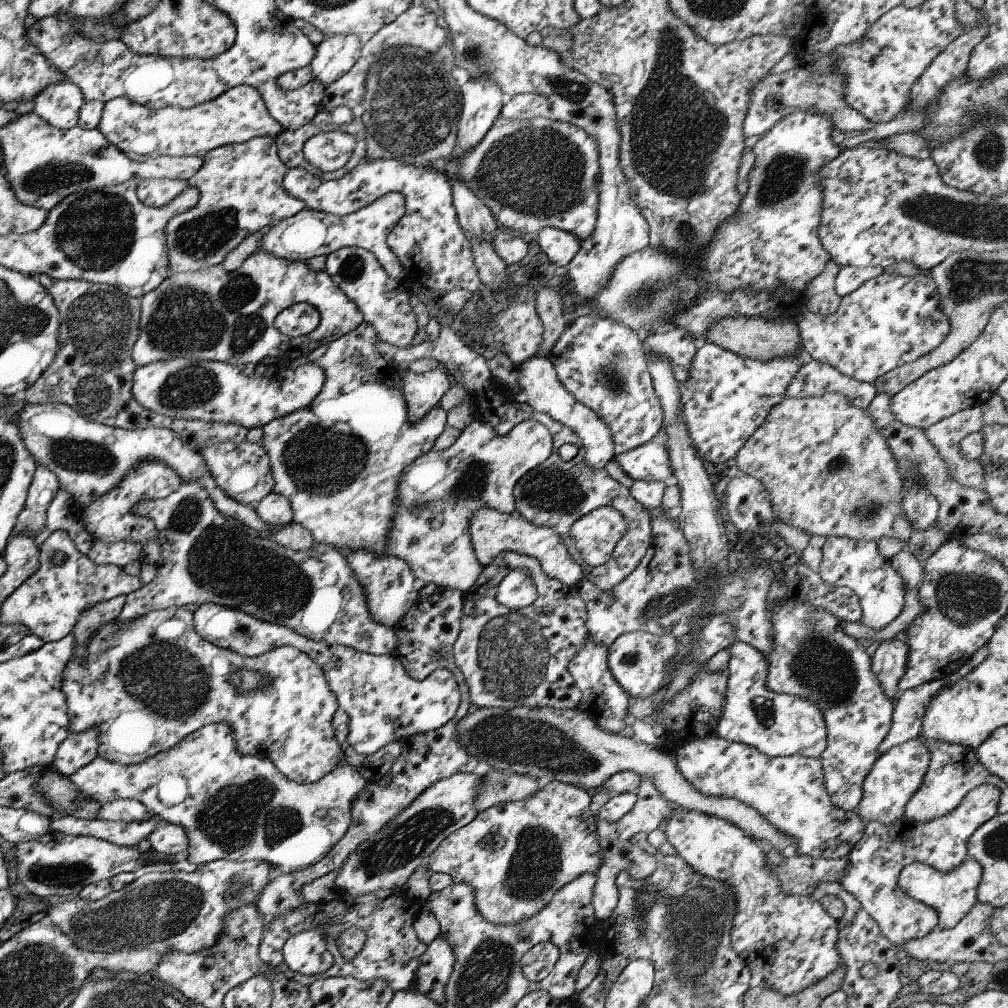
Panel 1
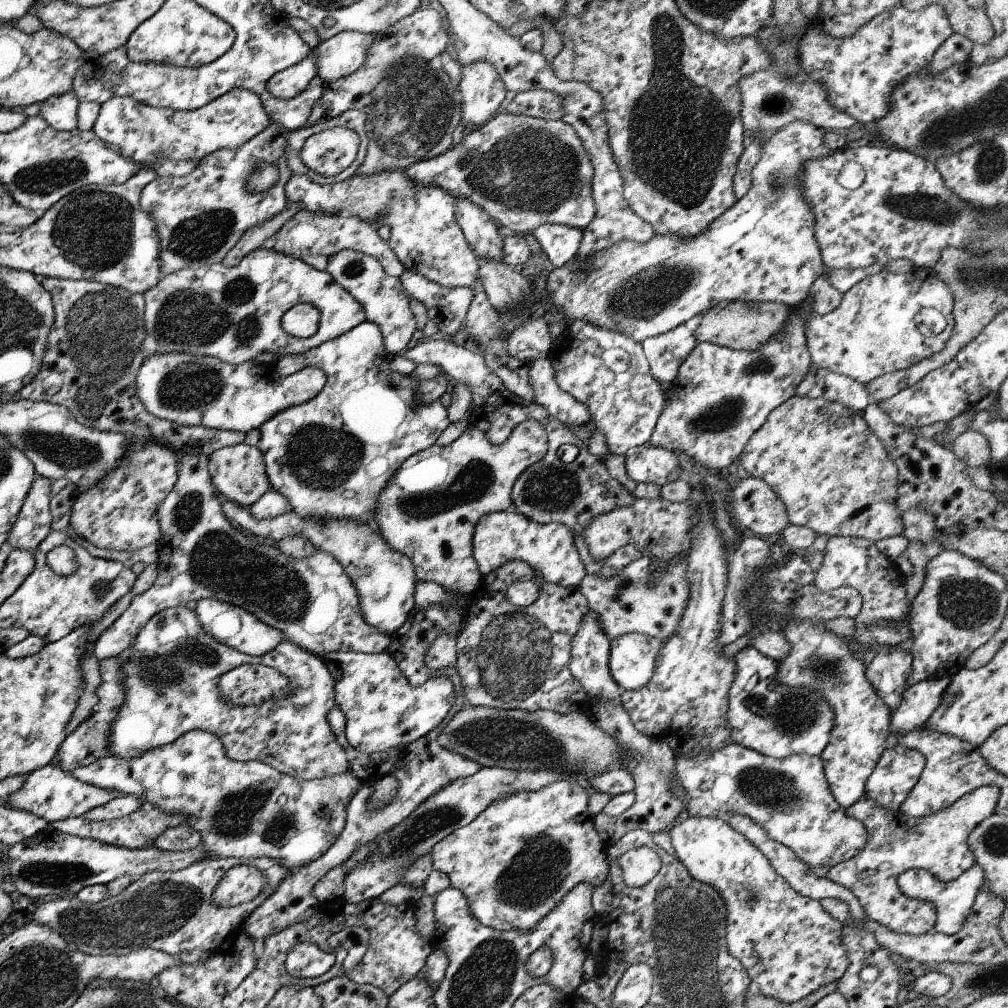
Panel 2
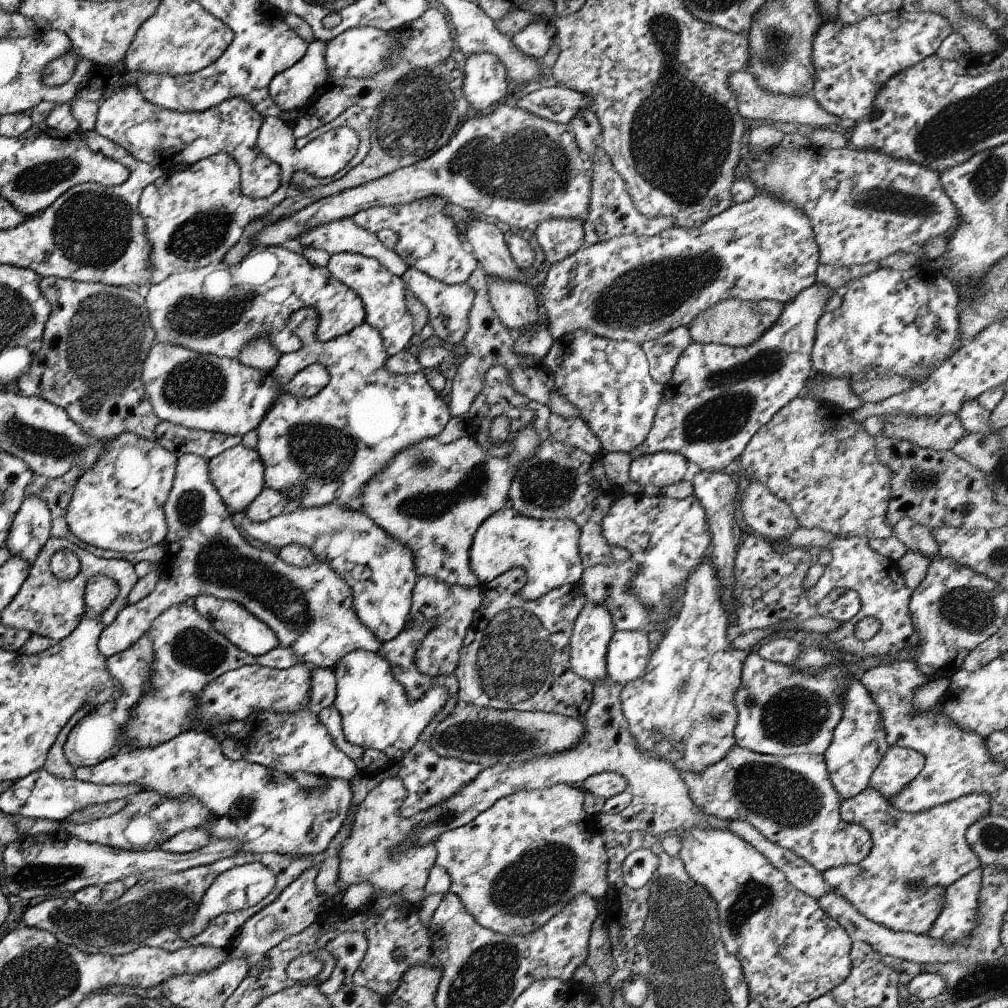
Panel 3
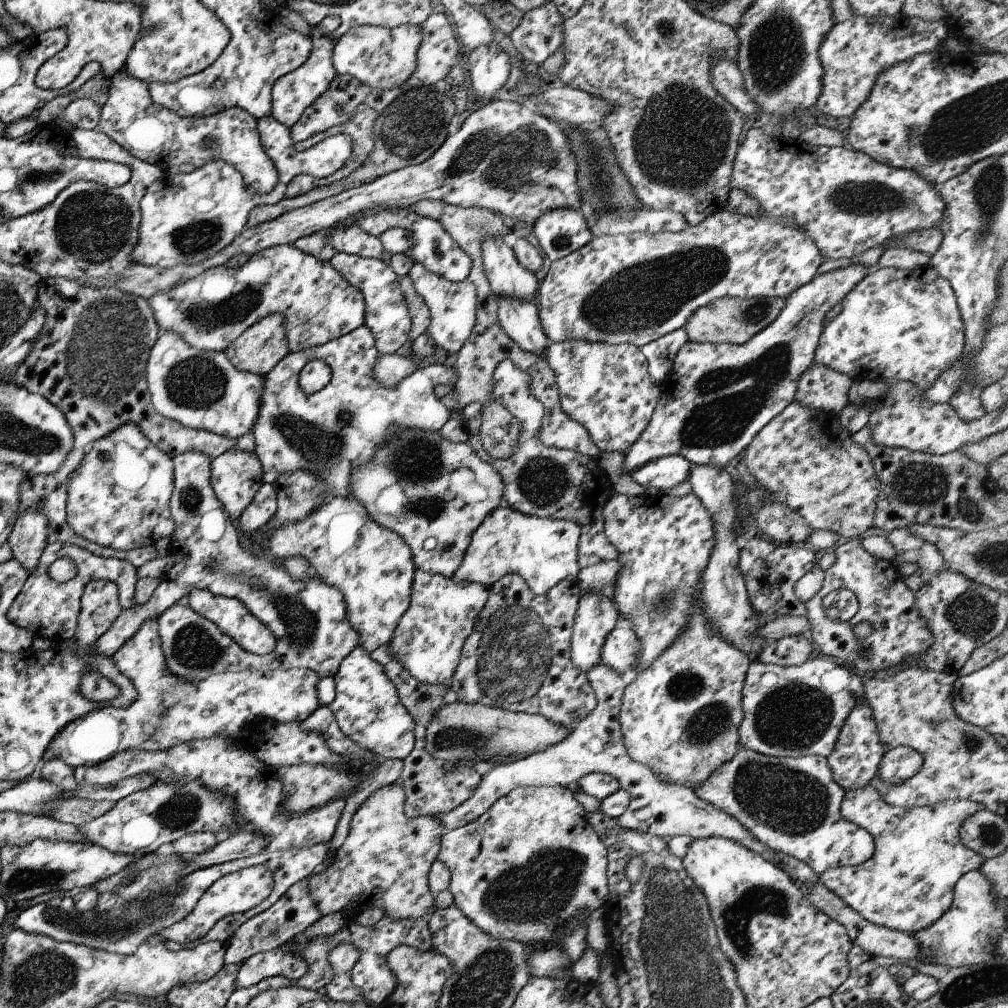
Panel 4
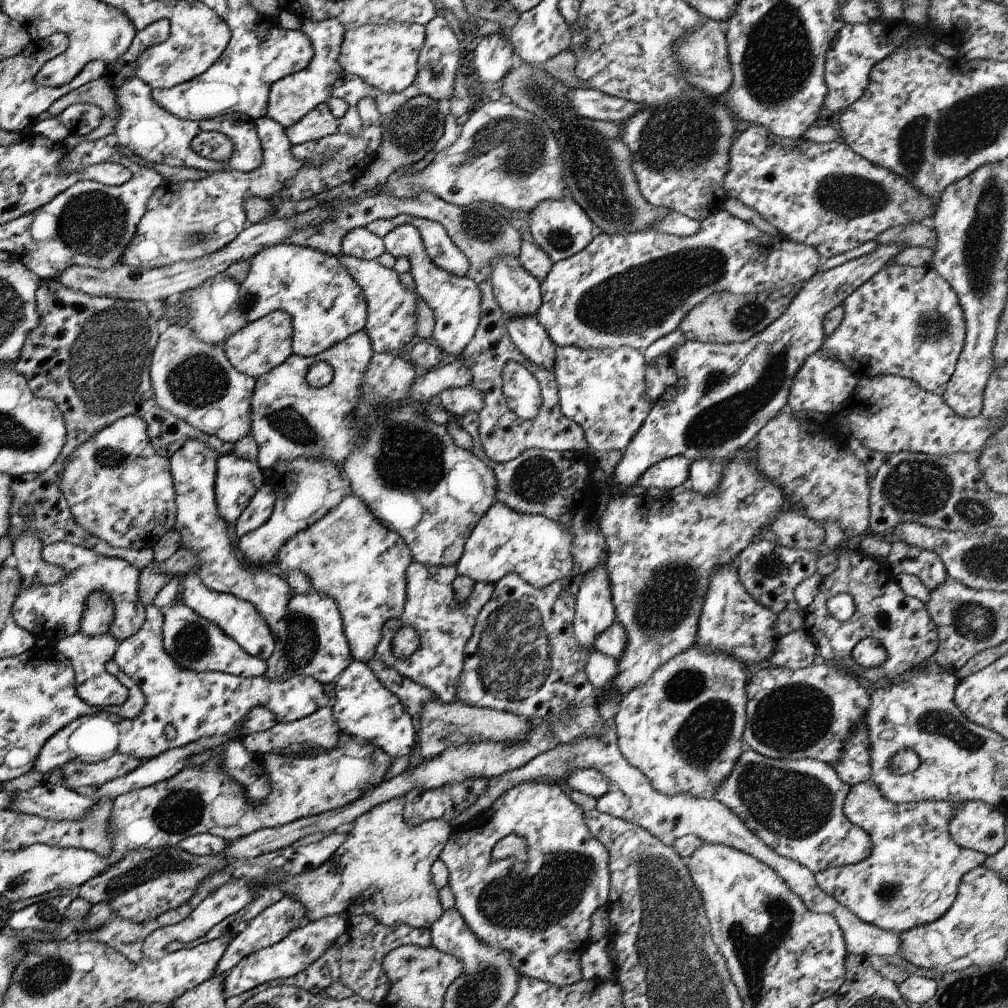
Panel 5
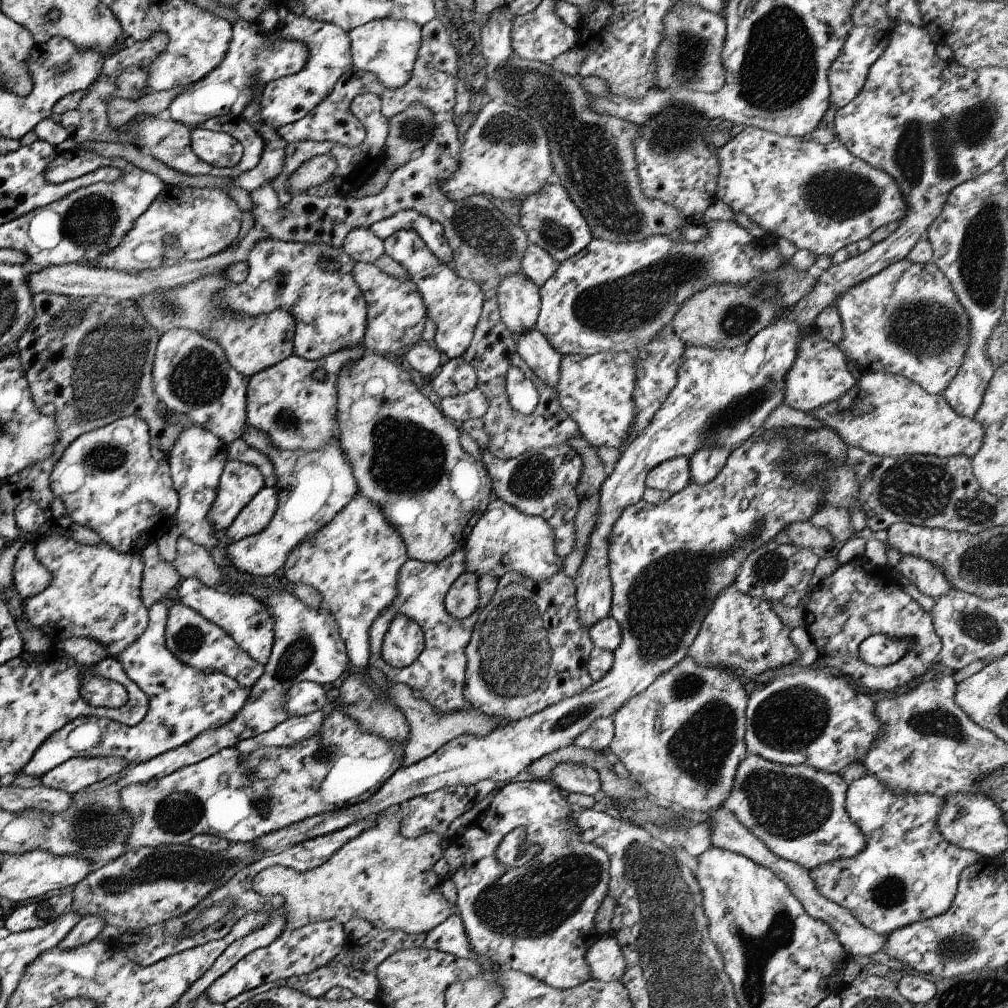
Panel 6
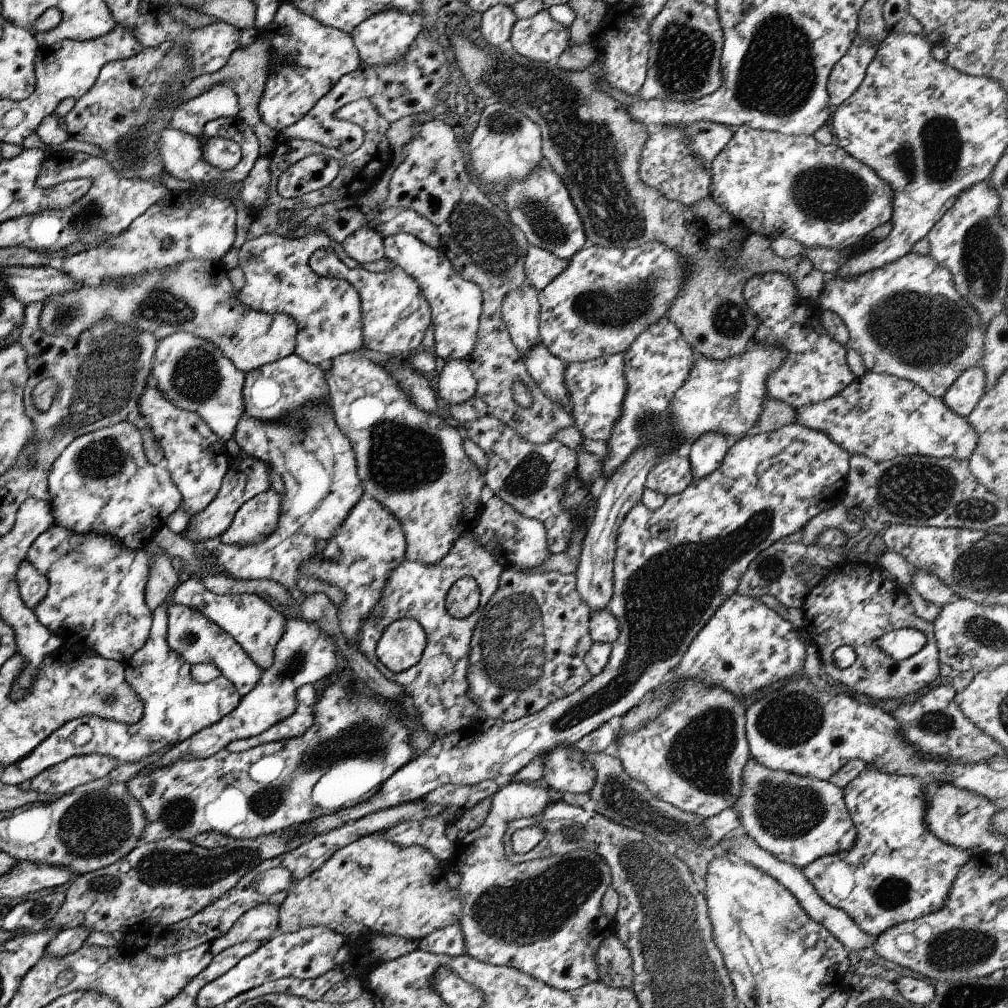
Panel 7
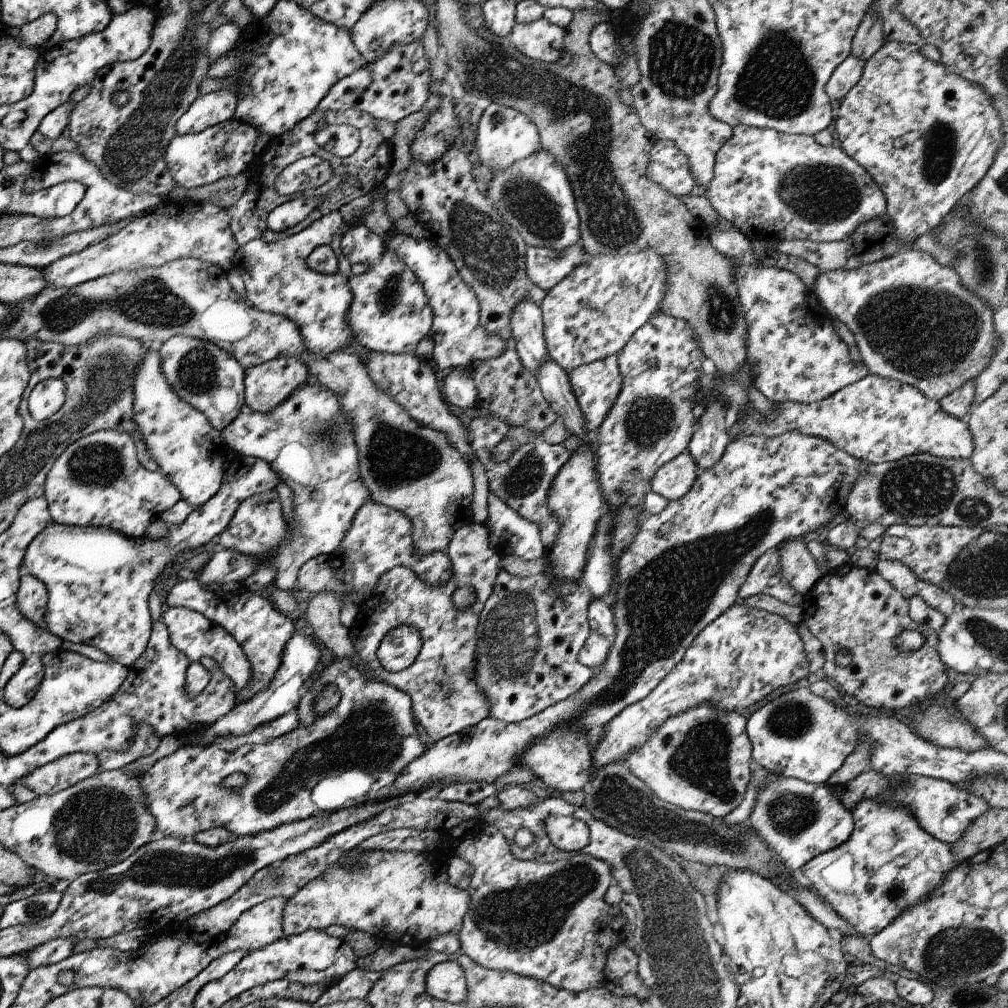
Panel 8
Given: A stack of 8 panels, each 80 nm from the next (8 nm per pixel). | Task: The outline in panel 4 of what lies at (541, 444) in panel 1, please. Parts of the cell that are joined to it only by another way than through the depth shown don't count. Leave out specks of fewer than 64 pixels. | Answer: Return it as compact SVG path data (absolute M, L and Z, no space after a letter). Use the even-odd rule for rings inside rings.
M403 430L397 432L397 434L391 434L383 446L375 450L373 458L365 464L365 466L355 466L351 468L350 480L350 497L352 497L356 502L359 502L365 512L371 520L373 520L378 526L385 528L397 534L399 538L405 542L405 545L409 548L411 552L411 561L413 562L414 568L421 570L427 574L441 574L445 578L451 578L459 568L459 564L463 562L463 556L465 556L465 550L469 546L471 540L471 534L475 532L476 527L483 522L485 516L489 516L495 508L498 508L503 503L503 480L501 480L501 474L491 466L491 464L486 464L477 454L473 452L473 448L470 448L469 442L450 442L441 438L439 431L429 432L429 430L409 430L405 433Z

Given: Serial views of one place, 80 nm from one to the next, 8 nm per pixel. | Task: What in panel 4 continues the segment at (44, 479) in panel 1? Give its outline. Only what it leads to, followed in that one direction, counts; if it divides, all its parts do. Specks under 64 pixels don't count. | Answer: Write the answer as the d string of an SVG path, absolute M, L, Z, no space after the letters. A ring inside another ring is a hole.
M23 510L14 521L13 529L7 538L12 559L17 560L27 575L32 574L48 543L47 518L37 510Z

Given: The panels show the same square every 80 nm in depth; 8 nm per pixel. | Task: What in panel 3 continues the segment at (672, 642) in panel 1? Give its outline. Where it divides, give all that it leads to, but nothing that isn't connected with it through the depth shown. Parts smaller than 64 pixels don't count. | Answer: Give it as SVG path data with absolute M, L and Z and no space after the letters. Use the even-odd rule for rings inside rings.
M614 631L605 651L606 678L624 686L644 673L651 650L647 634L639 631Z

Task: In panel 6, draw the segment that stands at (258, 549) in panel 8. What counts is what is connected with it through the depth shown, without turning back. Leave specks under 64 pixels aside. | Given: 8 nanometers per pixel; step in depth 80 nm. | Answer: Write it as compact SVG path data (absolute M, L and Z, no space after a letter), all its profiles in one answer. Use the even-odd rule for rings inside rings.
M263 487L235 516L226 528L229 540L238 541L242 538L260 533L271 520L277 506L277 491L273 487Z

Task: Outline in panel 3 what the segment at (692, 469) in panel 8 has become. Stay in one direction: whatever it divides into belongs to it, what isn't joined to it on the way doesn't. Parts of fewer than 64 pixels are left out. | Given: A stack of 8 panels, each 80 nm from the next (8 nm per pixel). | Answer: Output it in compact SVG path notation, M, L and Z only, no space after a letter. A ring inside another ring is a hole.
M653 453L634 458L628 468L631 482L641 485L653 485L660 491L666 486L678 483L685 474L687 459L677 453Z

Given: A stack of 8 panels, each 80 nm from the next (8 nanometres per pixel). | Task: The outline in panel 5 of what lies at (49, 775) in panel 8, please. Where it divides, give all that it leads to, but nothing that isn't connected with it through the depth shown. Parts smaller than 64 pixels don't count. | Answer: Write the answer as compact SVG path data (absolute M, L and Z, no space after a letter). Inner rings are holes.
M116 753L106 760L83 764L83 762L69 762L61 767L61 780L66 789L95 786L99 787L115 778L125 776L141 764L139 758Z

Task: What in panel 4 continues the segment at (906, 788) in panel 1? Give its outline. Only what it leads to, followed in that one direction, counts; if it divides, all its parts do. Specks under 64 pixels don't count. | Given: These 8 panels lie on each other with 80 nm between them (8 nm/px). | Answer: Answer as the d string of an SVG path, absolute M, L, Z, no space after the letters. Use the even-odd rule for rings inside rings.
M900 745L884 752L874 776L881 778L883 782L889 782L891 786L899 786L905 780L918 775L921 766L921 754Z

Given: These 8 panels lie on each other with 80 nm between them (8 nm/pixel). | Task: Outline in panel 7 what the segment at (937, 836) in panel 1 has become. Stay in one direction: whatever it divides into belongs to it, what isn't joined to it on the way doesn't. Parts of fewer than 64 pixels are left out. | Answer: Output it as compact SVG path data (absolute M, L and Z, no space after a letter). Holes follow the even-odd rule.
M871 768L867 770L863 769L855 778L853 778L853 780L851 780L851 782L849 782L849 784L846 784L842 788L844 803L855 828L856 837L854 838L853 844L847 850L839 853L820 856L801 869L805 878L809 881L809 884L812 884L812 887L815 889L815 892L819 895L821 900L824 900L829 906L838 908L845 914L848 914L849 918L851 918L858 926L858 929L870 937L879 936L884 930L898 925L900 922L910 921L917 917L932 913L933 911L940 910L944 905L944 900L946 899L949 887L952 885L959 867L963 866L969 858L973 856L966 850L961 850L945 844L925 828L924 812L927 803L924 801L924 795L920 789L921 785L921 780L913 775L888 775L881 771L874 771Z

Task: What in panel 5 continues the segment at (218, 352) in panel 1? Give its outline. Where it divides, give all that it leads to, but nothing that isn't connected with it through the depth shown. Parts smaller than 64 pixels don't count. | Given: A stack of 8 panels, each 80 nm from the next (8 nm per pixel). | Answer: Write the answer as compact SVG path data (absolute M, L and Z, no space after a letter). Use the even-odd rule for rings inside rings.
M275 244L268 248L259 250L247 263L248 270L245 278L241 281L229 278L227 274L213 274L211 278L205 278L186 292L173 296L174 301L165 299L165 304L173 304L173 310L185 308L189 314L183 320L173 320L173 325L181 325L193 332L193 338L210 344L211 346L221 345L229 334L235 334L237 330L245 328L247 324L270 314L275 310L281 310L289 314L291 320L291 352L293 355L309 357L320 354L329 346L337 344L341 340L351 336L353 332L364 330L366 320L366 304L359 286L349 278L345 272L345 266L339 266L339 254L329 255L311 248L297 247L288 244Z

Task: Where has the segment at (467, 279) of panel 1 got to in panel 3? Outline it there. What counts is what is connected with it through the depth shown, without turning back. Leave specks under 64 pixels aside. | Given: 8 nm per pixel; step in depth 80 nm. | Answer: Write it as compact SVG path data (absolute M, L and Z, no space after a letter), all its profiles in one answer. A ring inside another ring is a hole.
M429 197L396 207L369 207L355 213L351 219L374 235L381 229L392 230L398 236L393 250L408 268L420 270L445 284L456 285L466 282L478 264L464 240L458 236L457 225L444 212L446 204L442 198Z

